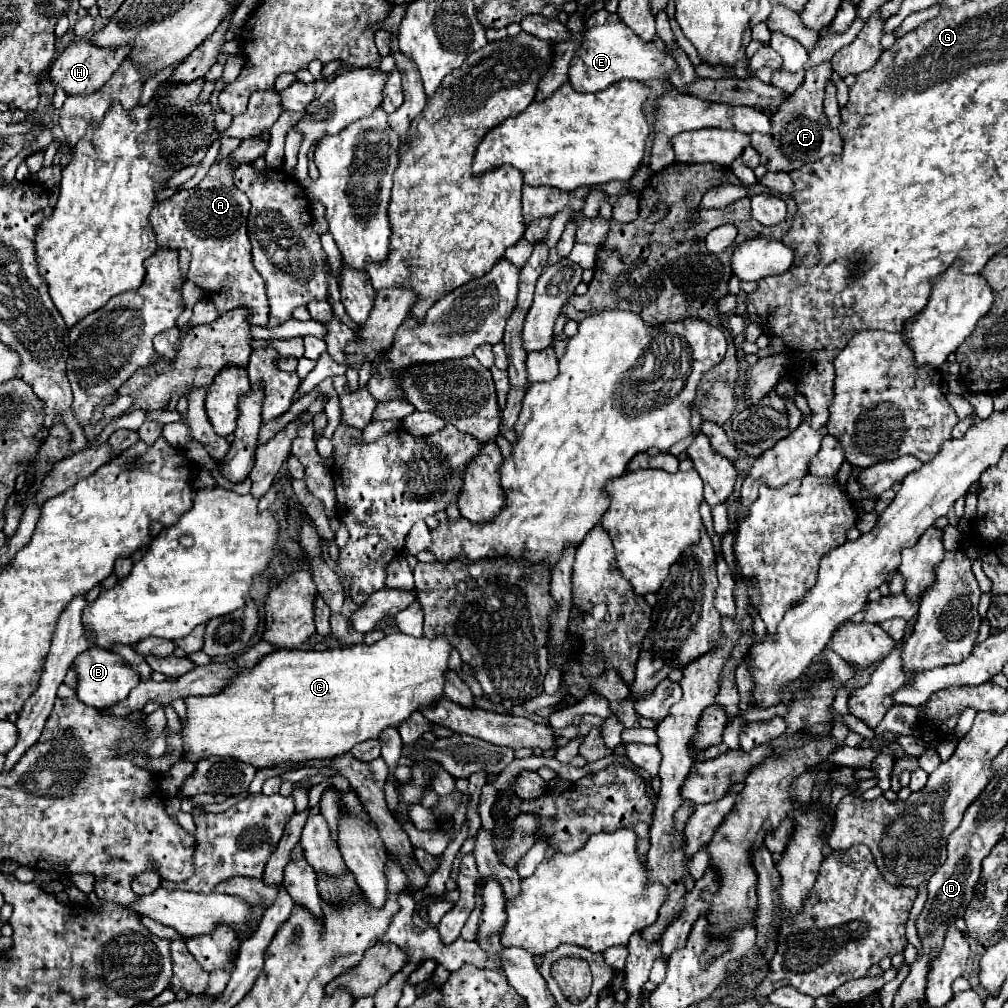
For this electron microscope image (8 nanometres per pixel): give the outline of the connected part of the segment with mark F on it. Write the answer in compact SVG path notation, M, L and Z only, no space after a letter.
M822 63L818 67L810 67L802 85L792 93L792 97L772 115L772 133L762 137L752 137L752 147L760 153L760 163L768 171L794 171L806 163L814 163L826 155L842 153L842 137L838 131L830 131L826 123L826 115L822 111L824 87L832 77L832 65Z

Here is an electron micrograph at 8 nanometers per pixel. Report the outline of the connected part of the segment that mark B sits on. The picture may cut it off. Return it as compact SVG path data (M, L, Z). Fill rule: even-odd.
M92 647L86 653L78 655L74 659L74 669L78 671L78 687L76 687L78 699L96 709L114 707L118 701L126 699L130 691L140 683L140 677L134 669L130 669L116 653L100 647Z

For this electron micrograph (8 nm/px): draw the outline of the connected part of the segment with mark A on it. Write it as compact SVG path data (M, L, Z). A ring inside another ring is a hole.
M228 155L216 161L196 187L176 191L170 199L162 201L158 209L150 213L150 223L162 249L186 247L192 253L188 279L200 283L198 287L210 293L212 301L218 307L218 315L244 305L250 309L250 323L264 327L268 323L270 309L264 281L252 265L250 239L246 231L248 213L250 199L236 189L234 169Z

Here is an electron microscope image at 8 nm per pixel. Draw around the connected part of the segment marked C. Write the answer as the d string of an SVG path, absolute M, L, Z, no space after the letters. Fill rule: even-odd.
M390 633L374 645L358 643L344 649L306 651L278 649L264 657L252 671L238 673L220 693L210 697L188 697L188 723L184 725L184 759L200 761L210 755L234 757L252 763L256 769L280 761L330 759L348 753L354 745L378 739L386 727L400 727L414 711L428 707L444 697L448 657L452 653L446 637L412 637Z

